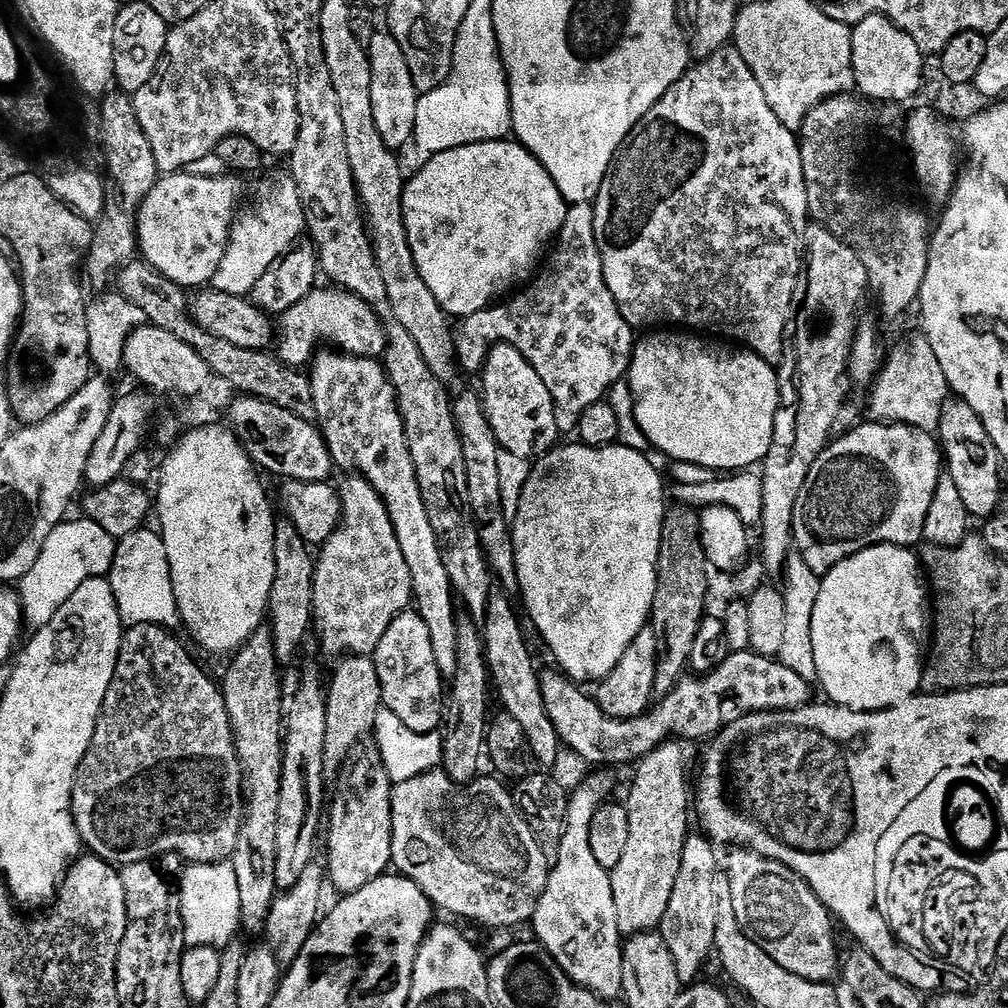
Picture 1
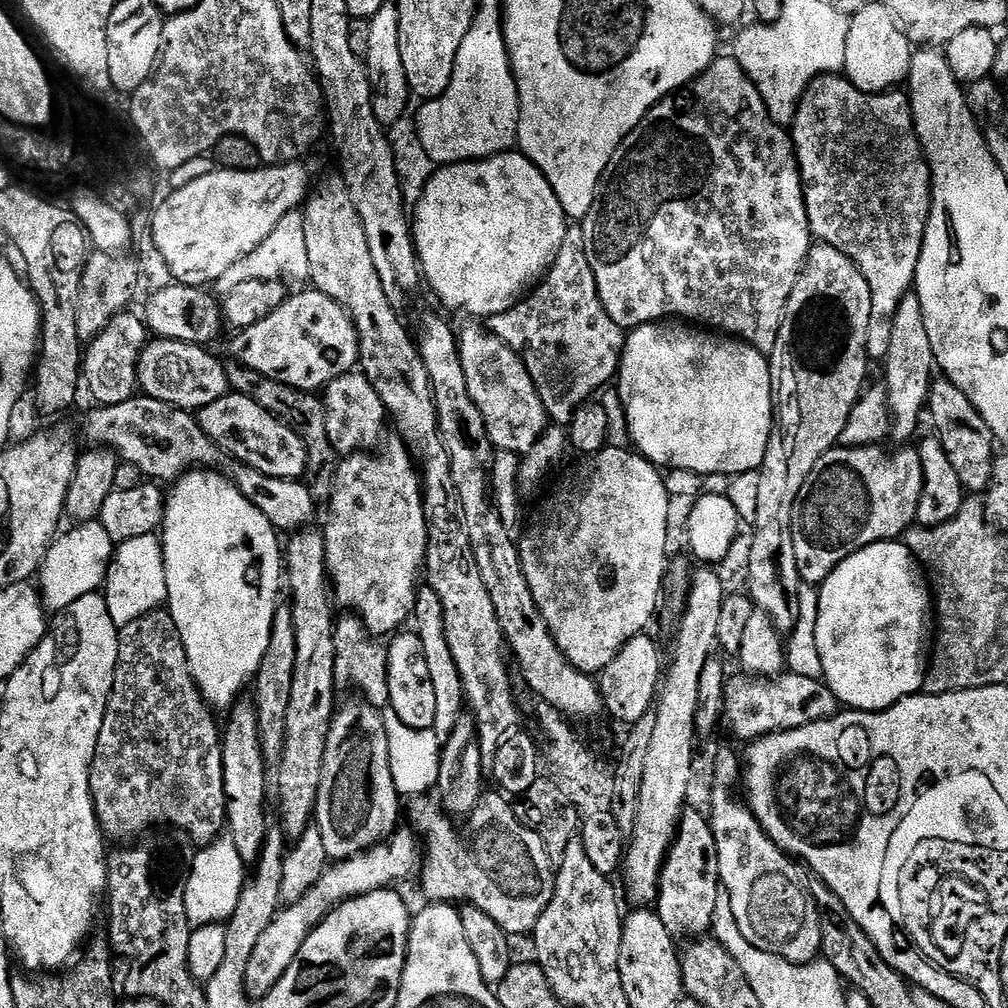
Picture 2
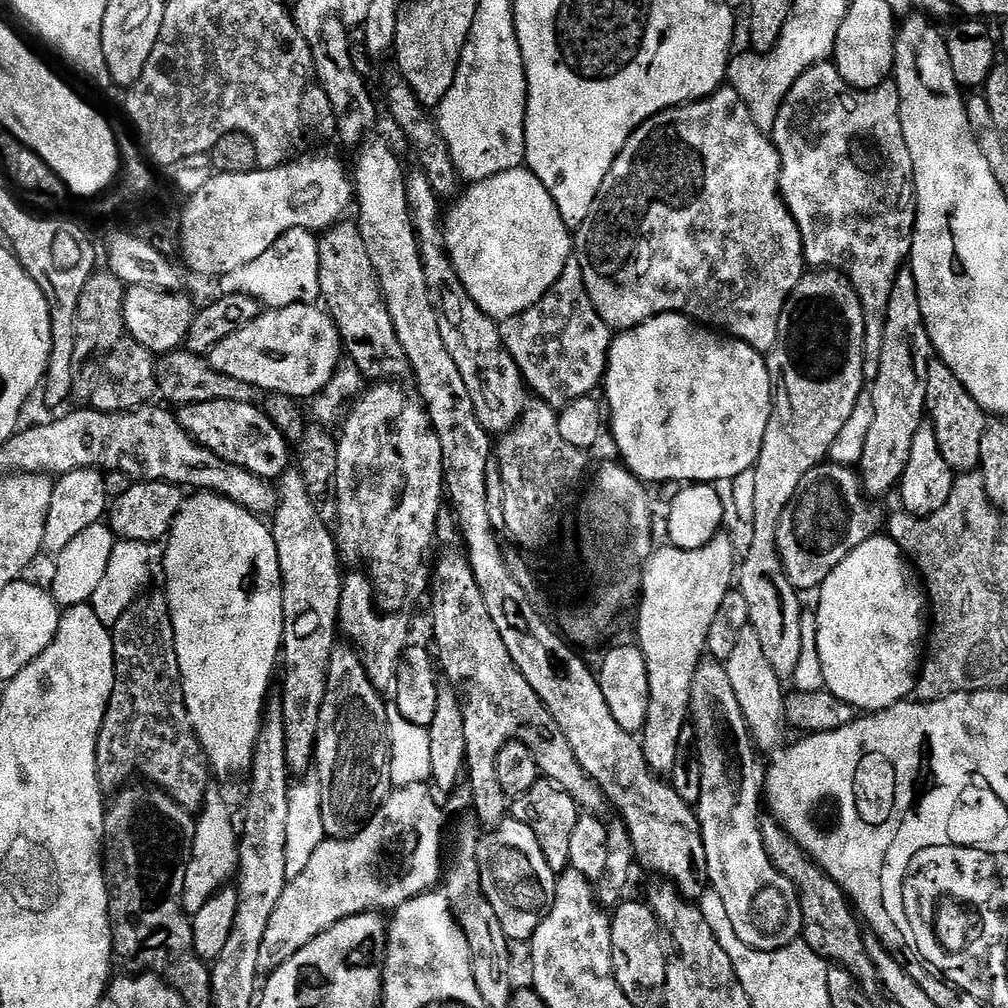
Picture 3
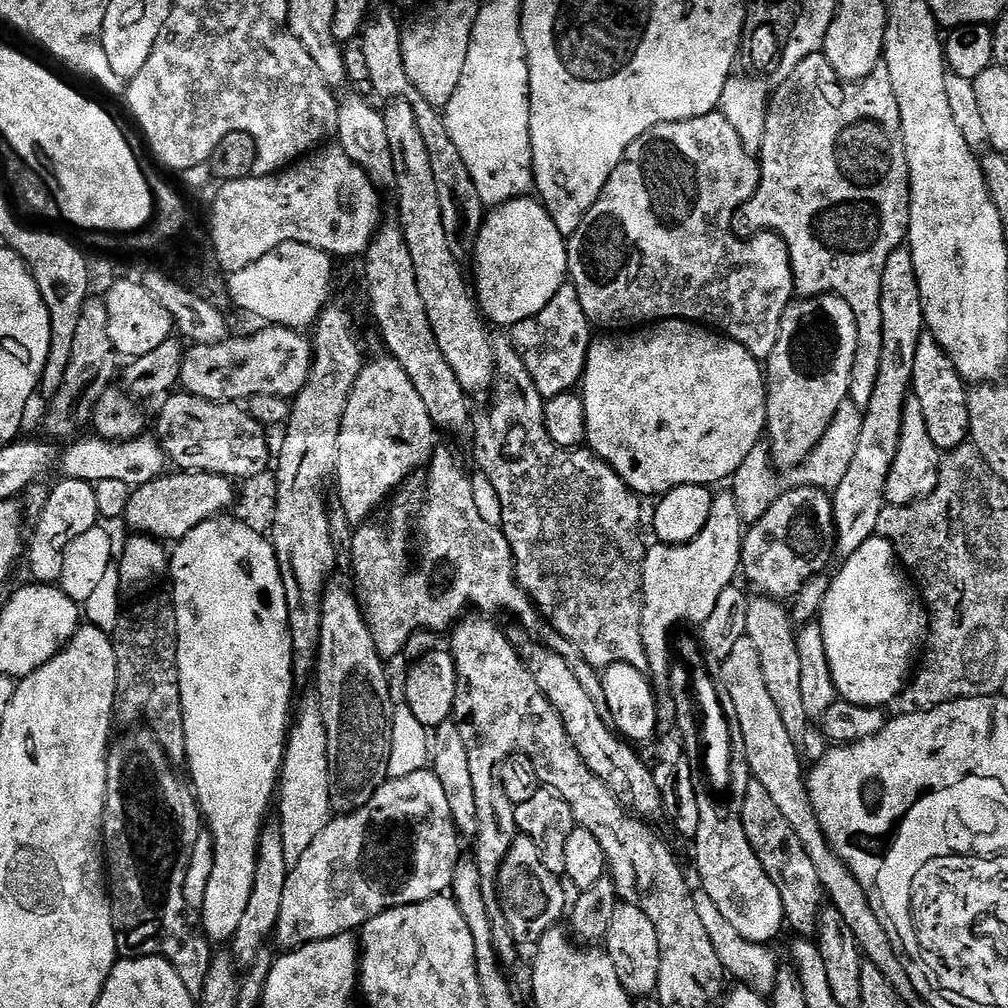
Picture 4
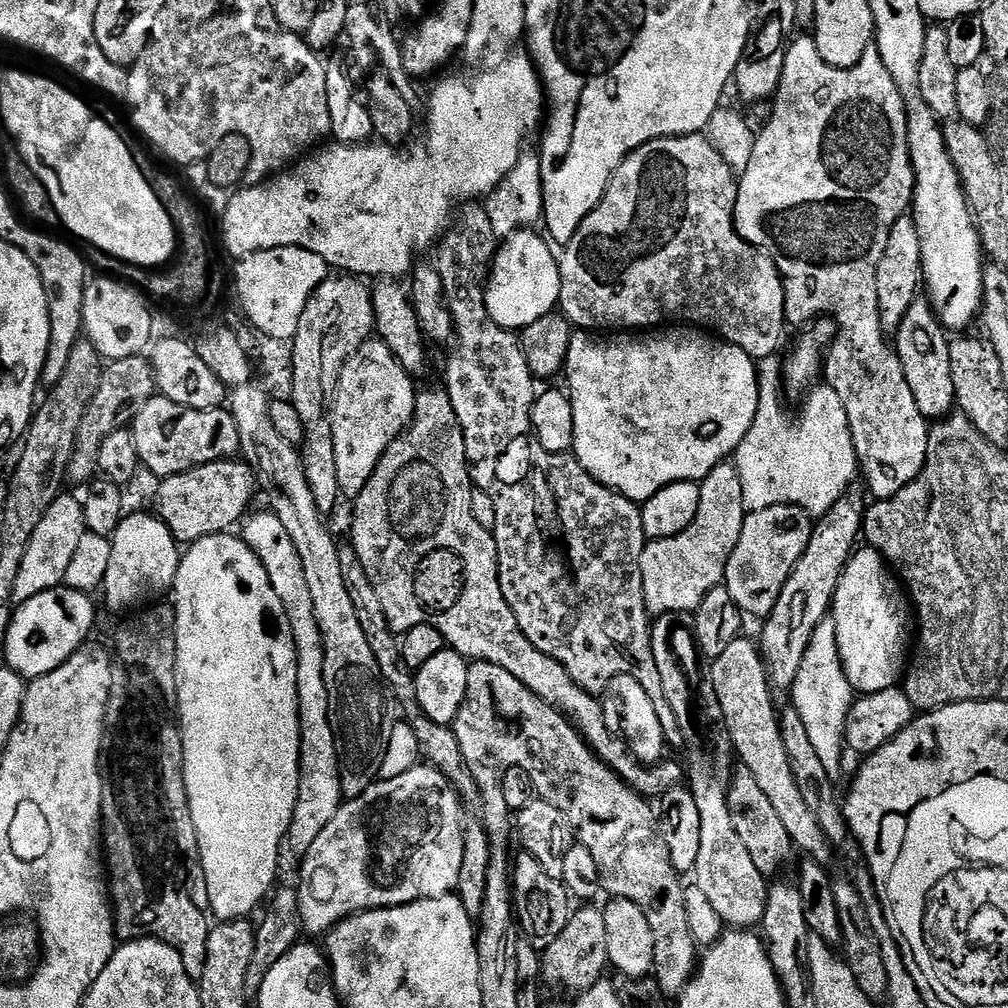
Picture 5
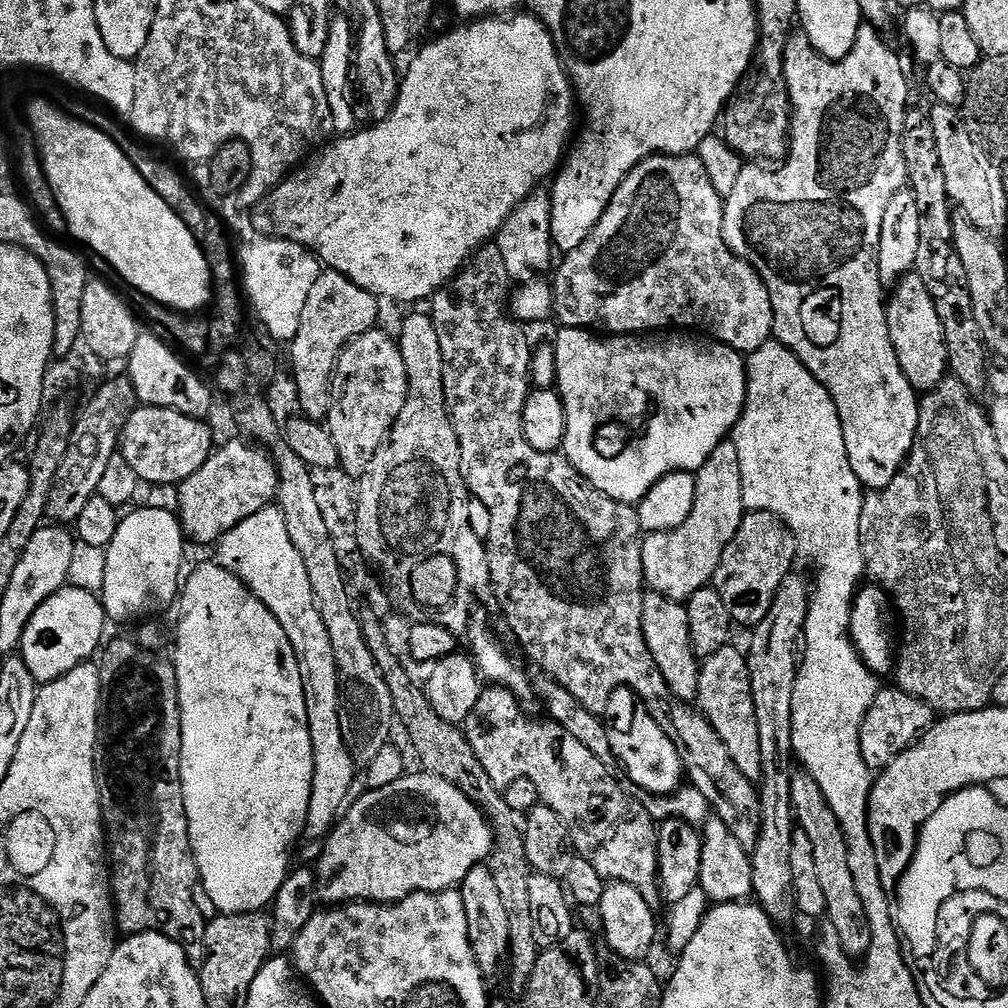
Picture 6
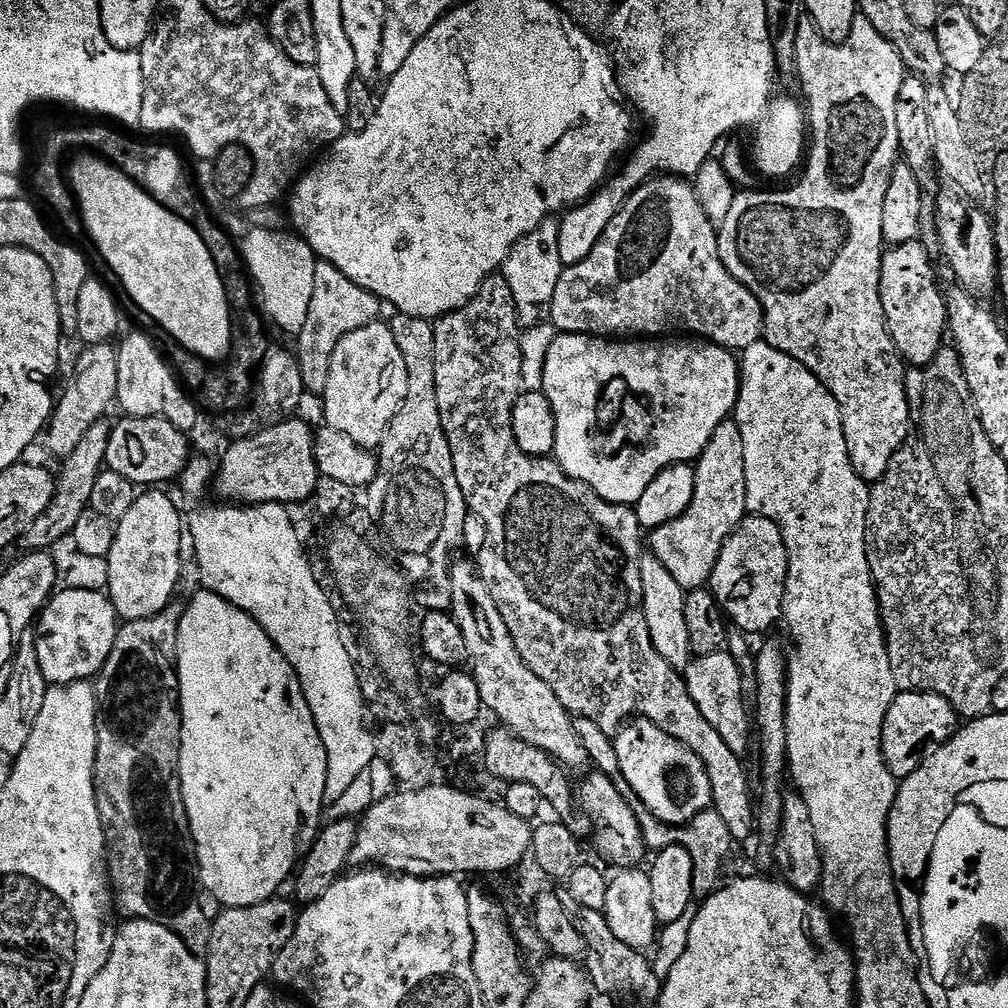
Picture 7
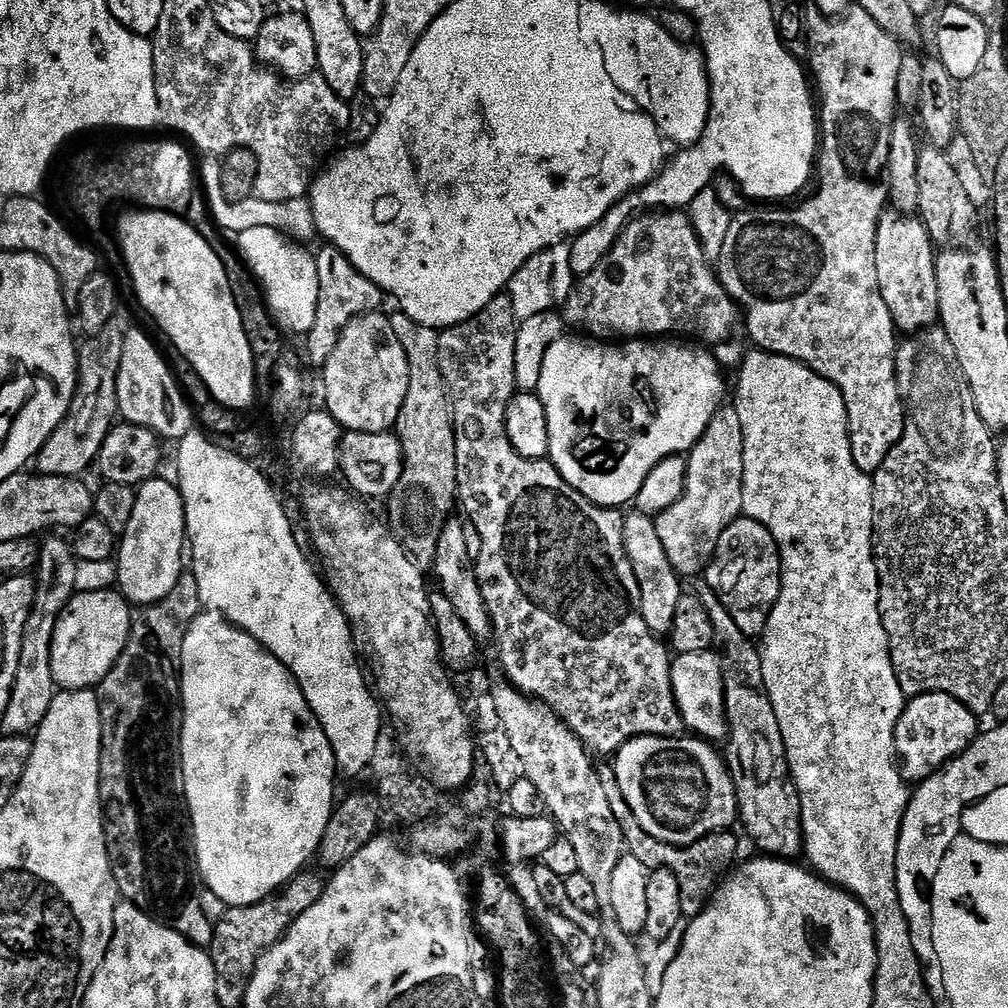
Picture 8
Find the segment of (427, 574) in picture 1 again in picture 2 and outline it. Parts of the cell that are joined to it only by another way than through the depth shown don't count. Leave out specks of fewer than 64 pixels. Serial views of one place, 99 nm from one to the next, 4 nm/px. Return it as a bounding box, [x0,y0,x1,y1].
[322,370,466,742]

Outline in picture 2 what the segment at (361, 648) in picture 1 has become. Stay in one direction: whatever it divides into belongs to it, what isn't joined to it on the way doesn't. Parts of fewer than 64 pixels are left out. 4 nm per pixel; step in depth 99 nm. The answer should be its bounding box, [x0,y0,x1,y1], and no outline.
[322,438,428,638]

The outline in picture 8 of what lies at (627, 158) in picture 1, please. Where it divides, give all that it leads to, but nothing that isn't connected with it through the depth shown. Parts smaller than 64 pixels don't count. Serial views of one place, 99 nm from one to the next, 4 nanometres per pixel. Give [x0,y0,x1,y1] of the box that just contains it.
[562,210,738,346]

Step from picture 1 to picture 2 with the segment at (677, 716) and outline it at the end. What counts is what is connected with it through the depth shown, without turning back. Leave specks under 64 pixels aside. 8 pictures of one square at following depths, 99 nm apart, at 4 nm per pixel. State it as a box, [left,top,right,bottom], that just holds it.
[723,671,842,742]

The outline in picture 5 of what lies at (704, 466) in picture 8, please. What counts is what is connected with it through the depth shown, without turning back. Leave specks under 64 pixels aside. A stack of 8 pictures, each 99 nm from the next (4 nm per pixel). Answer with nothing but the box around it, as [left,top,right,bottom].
[642,463,746,618]

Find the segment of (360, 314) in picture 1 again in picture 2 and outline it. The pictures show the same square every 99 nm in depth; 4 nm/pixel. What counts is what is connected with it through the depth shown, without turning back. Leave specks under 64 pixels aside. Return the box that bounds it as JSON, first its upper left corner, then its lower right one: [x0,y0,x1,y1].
[231,290,360,393]

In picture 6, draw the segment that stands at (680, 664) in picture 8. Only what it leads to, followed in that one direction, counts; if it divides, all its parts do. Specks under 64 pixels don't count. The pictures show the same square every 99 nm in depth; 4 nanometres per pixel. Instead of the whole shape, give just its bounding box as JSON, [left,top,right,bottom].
[698,646,762,782]

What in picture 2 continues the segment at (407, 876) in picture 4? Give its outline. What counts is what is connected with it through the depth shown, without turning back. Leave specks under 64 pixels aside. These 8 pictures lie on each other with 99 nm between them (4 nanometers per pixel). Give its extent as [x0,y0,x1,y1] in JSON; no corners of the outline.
[246,827,422,1002]

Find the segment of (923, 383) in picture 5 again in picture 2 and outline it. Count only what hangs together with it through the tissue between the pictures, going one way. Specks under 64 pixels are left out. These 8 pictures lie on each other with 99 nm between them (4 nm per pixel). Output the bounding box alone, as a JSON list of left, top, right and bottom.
[926,378,994,494]

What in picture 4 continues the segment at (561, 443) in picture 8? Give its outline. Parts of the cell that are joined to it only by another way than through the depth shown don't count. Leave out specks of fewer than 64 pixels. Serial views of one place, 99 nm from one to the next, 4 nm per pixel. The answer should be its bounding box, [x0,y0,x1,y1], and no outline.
[582,320,768,497]

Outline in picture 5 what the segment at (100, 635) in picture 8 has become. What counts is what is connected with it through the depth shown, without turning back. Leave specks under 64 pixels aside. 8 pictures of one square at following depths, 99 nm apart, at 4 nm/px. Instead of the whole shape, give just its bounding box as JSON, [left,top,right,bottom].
[2,586,96,681]

